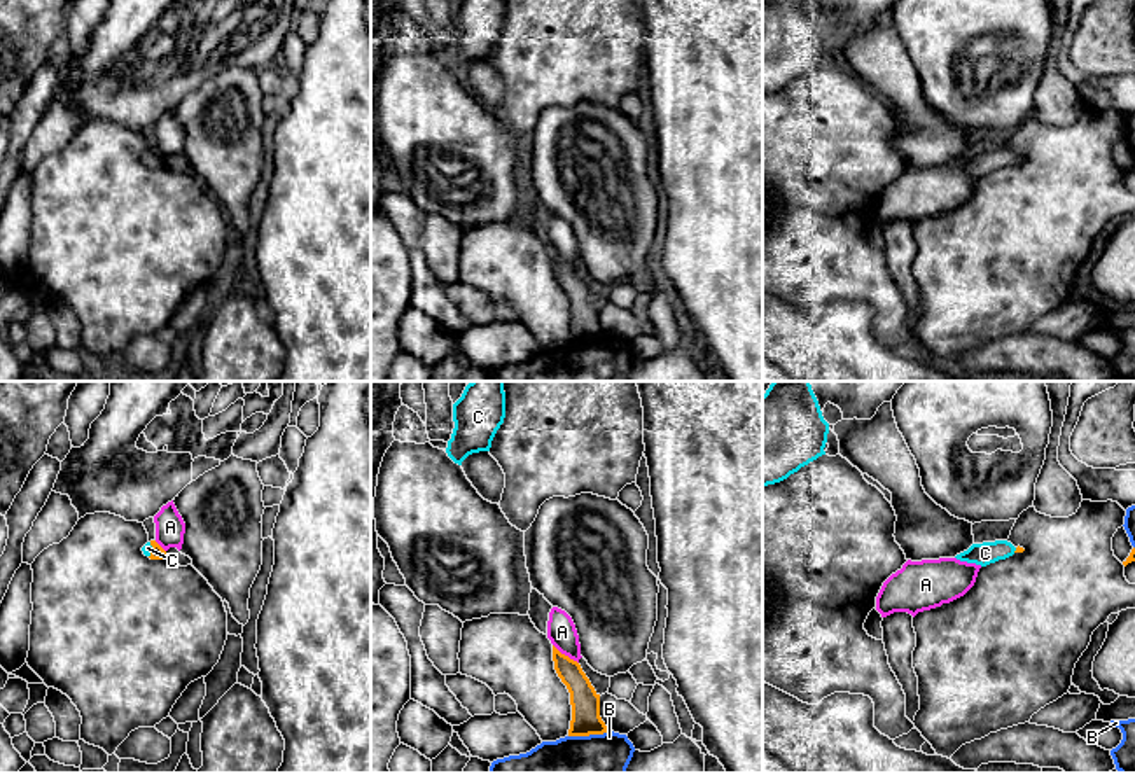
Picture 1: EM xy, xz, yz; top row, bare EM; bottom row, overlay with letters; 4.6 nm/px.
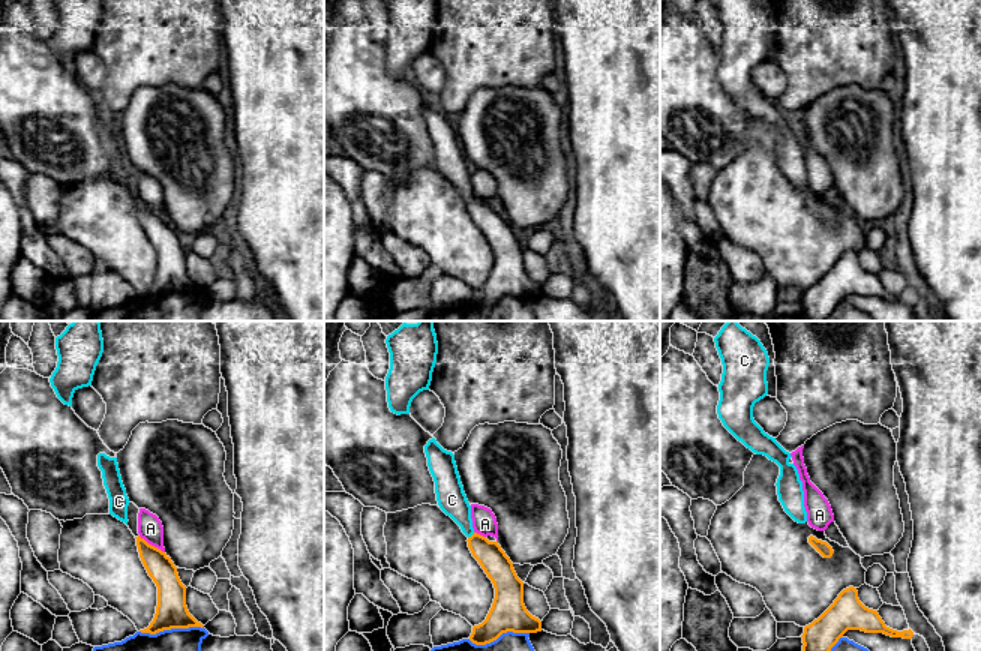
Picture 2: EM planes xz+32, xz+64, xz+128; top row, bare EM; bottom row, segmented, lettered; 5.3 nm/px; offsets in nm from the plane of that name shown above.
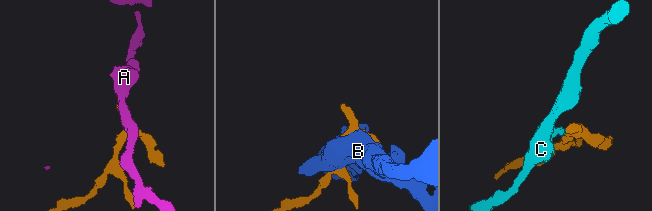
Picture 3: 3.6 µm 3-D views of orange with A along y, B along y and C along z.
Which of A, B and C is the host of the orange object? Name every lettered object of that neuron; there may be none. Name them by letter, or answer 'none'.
C

